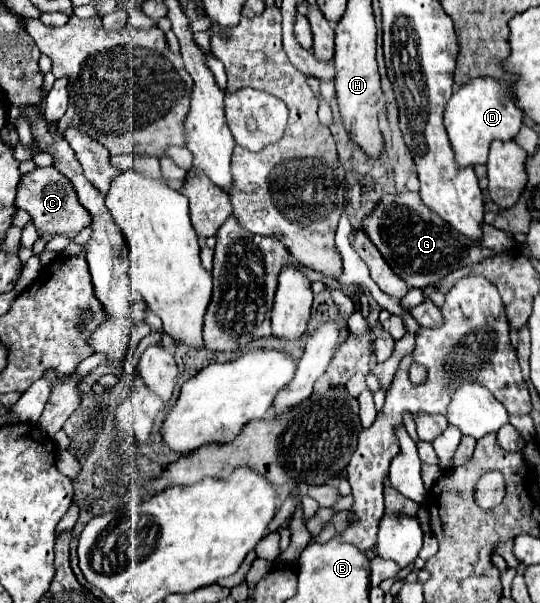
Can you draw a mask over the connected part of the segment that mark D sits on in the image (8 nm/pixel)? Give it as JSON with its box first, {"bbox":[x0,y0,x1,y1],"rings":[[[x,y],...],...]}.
{"bbox":[444,78,522,168],"rings":[[[494,78],[470,80],[470,84],[456,90],[444,110],[444,126],[448,130],[456,164],[460,168],[482,164],[482,158],[488,158],[488,148],[492,140],[506,142],[516,138],[522,124],[522,116],[522,110],[516,108],[514,102],[510,102],[510,98],[506,96],[506,84]]]}

